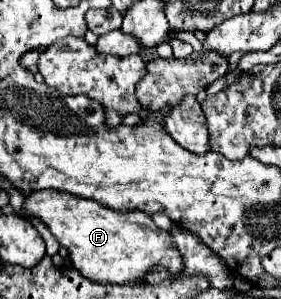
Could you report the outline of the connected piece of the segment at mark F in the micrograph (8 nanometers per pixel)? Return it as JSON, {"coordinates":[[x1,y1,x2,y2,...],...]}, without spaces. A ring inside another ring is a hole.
{"coordinates":[[54,189,38,191,38,197,26,197,22,211,28,217,40,219,58,239,58,243,68,249,74,267,96,283,138,283,144,279,146,271,152,265,164,265,170,275,178,275,182,269,182,259,178,251,174,251,170,235,166,231,160,231,154,225,152,217,142,211,122,213,110,207,102,207,100,203]]}

